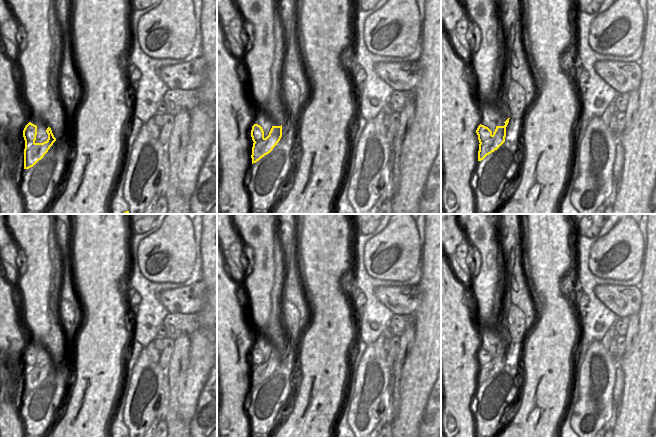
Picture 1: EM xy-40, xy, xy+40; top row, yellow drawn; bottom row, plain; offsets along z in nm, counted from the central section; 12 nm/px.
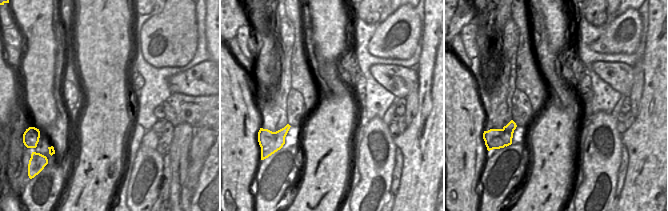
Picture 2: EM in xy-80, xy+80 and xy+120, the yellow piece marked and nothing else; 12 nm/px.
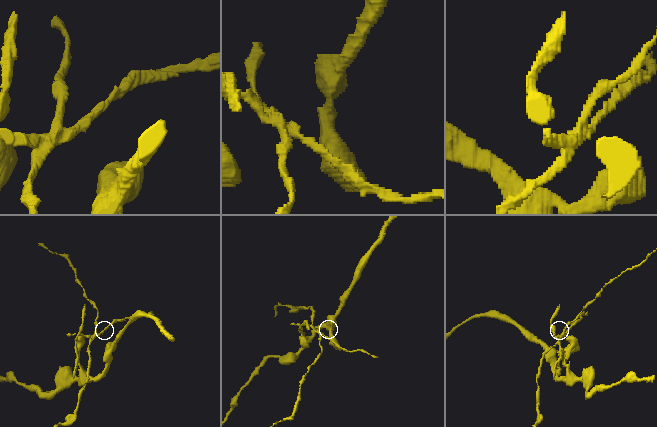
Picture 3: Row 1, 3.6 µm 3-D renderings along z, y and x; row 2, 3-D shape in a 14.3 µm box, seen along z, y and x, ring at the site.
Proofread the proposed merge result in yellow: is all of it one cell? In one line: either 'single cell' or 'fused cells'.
fused cells

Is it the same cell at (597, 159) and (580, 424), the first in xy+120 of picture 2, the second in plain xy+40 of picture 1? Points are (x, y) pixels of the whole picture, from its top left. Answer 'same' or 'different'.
same

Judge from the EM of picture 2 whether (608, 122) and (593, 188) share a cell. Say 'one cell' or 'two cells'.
one cell

